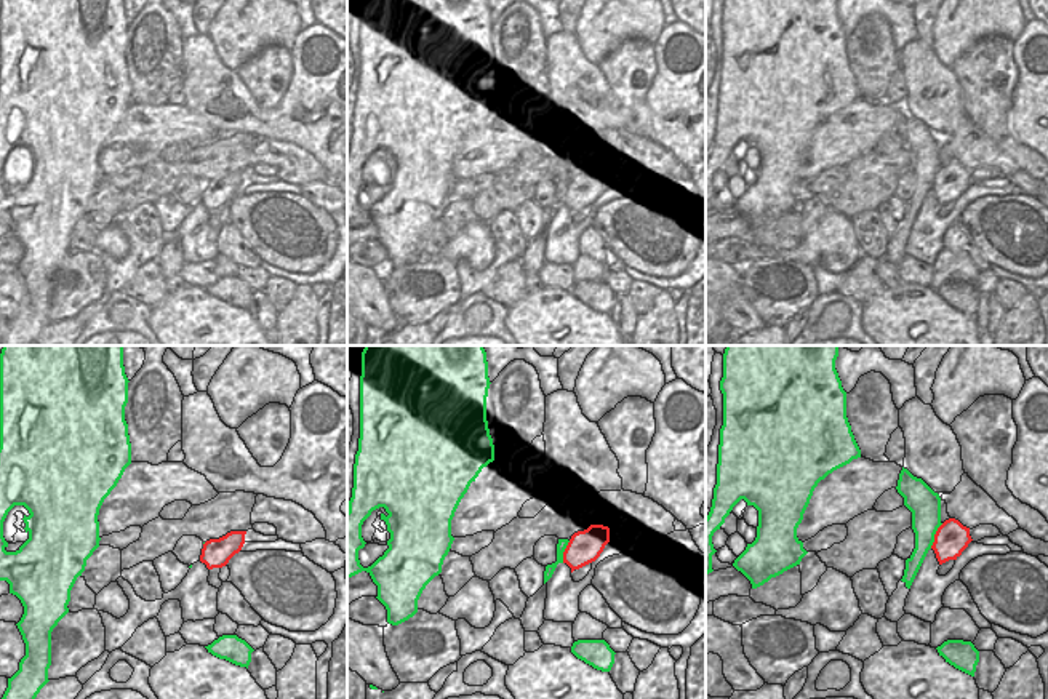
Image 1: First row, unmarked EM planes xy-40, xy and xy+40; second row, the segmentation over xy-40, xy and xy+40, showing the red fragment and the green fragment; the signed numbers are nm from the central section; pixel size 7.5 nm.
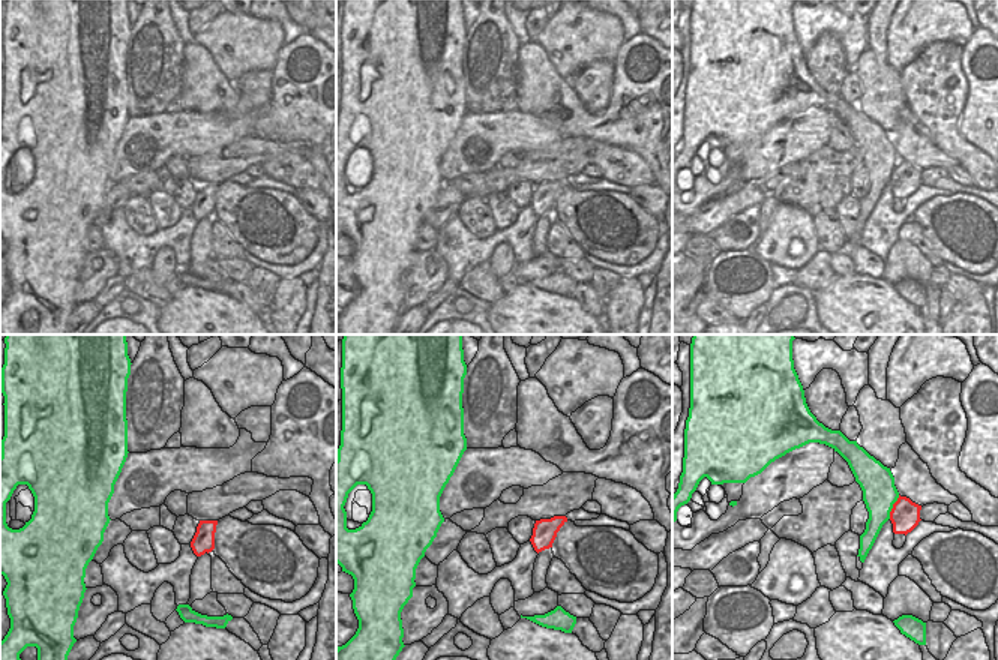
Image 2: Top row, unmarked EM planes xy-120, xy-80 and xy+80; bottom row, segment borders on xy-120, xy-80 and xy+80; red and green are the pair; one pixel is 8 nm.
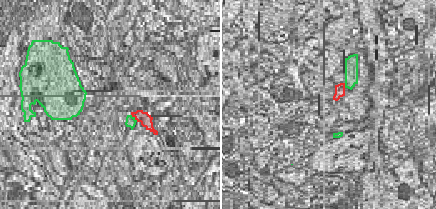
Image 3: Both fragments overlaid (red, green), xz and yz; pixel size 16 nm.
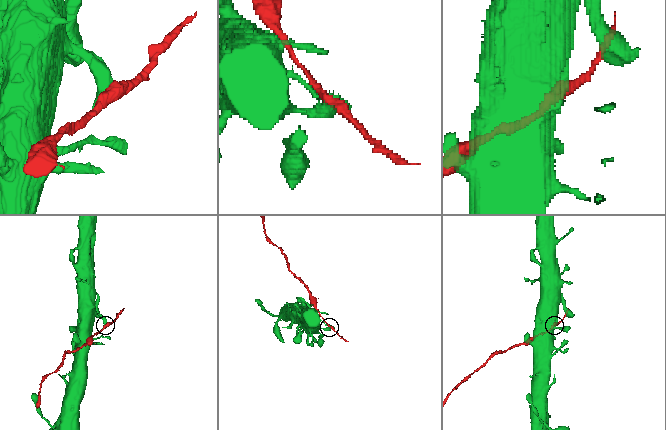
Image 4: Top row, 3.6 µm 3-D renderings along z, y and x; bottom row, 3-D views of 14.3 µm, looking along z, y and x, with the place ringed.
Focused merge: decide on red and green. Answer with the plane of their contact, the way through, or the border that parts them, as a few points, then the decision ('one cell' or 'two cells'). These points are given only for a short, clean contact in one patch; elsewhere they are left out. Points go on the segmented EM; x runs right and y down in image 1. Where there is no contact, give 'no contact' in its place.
contact in xy+40; border xy+40 (943, 523), (930, 547); two cells

